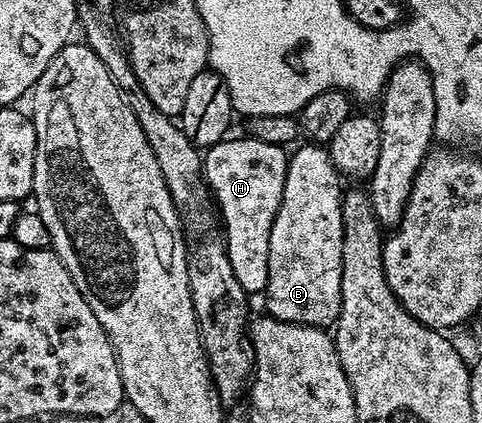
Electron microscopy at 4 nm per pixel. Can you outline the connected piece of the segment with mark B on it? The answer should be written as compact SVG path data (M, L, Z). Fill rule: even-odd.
M303 144L287 159L281 204L269 232L269 280L265 291L266 313L282 322L301 322L304 326L327 328L339 316L341 308L341 216L340 173L335 169L328 151L319 144Z

